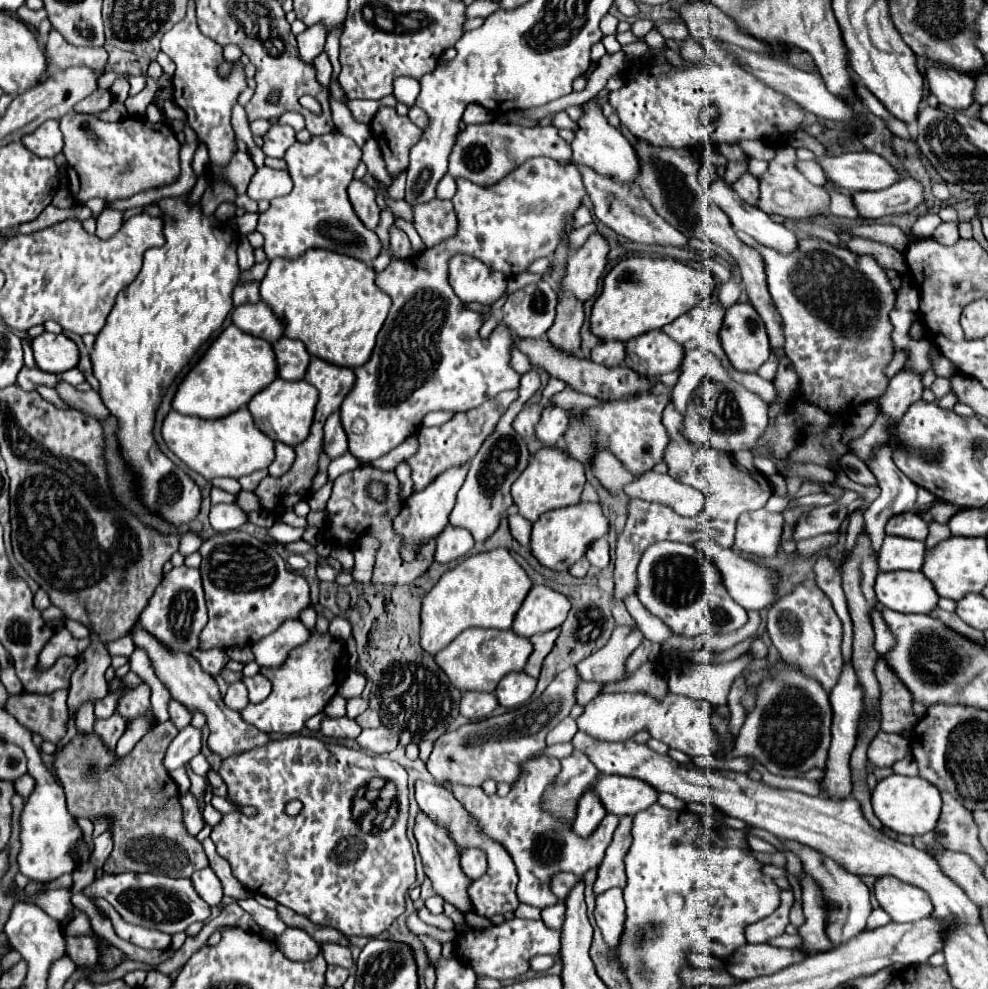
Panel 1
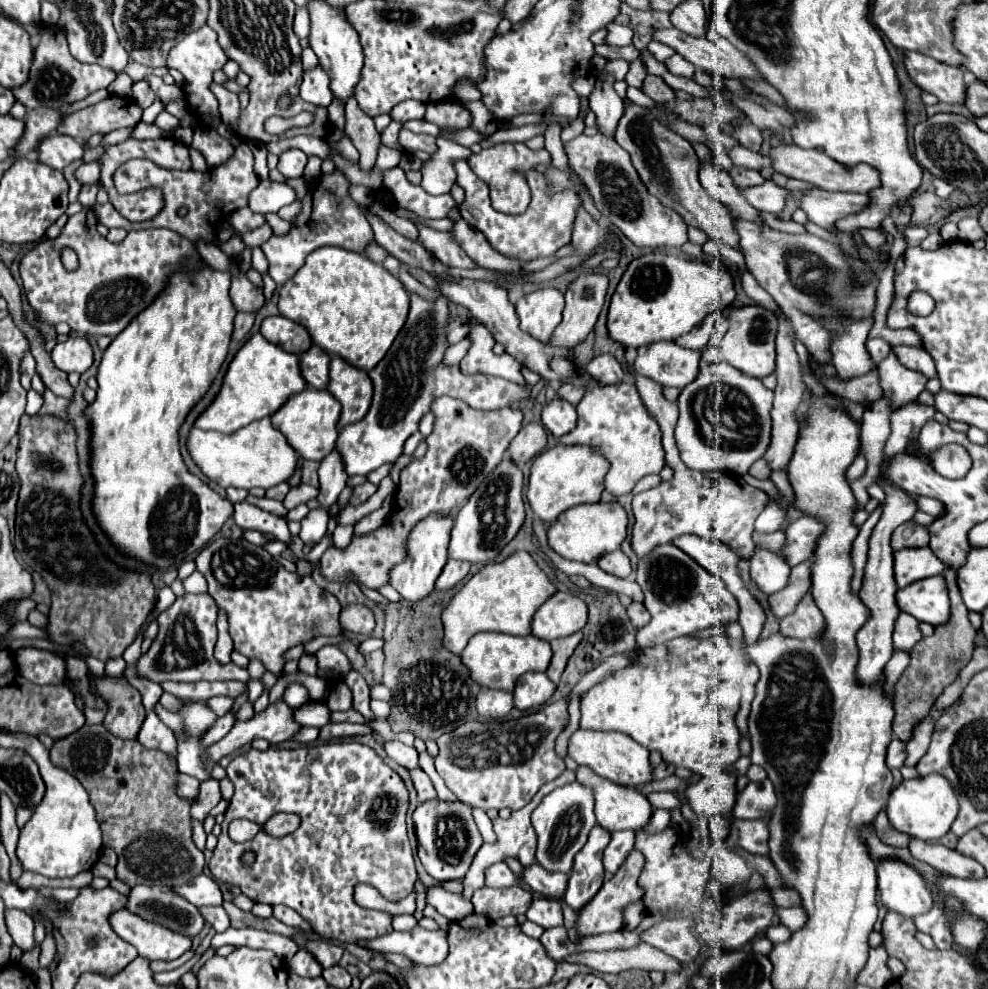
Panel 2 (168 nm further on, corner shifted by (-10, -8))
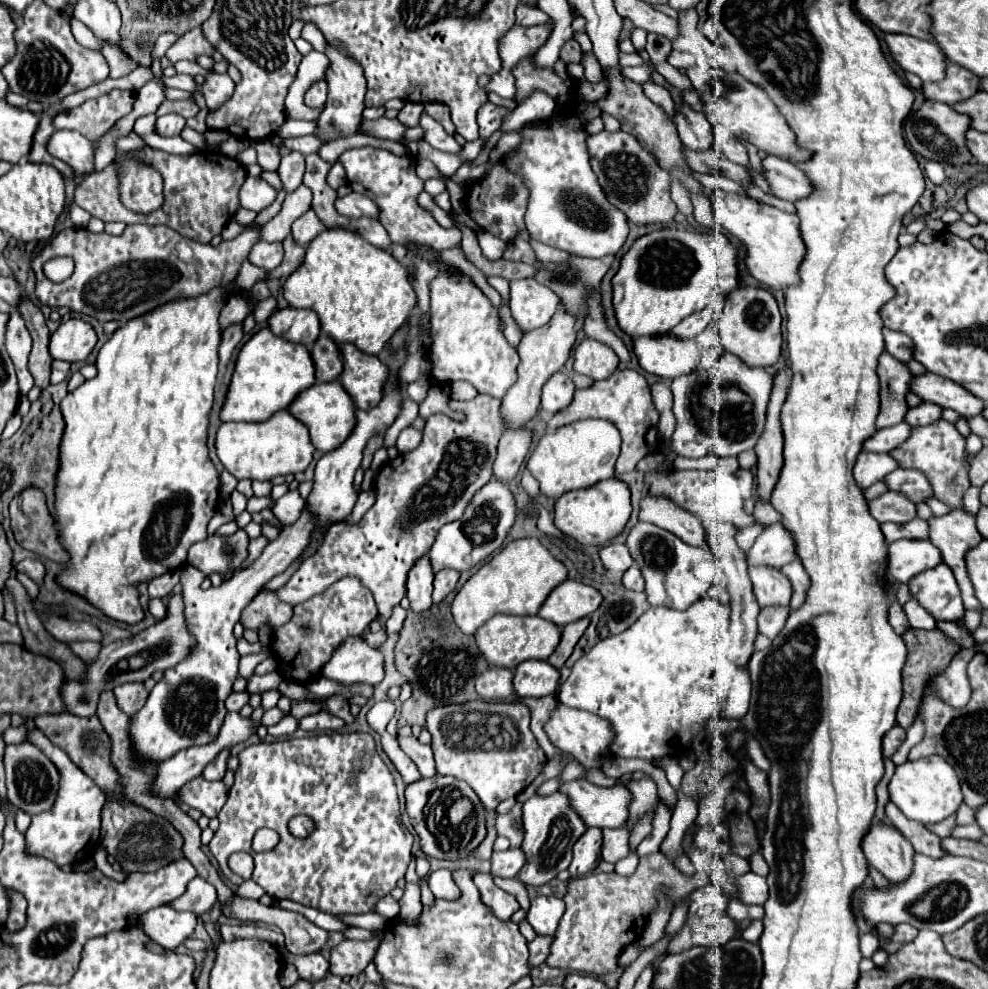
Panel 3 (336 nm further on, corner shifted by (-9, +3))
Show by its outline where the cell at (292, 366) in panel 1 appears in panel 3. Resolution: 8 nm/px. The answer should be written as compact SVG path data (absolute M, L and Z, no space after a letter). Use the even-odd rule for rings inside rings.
M321 334L317 338L317 342L313 344L311 358L313 358L313 364L315 364L317 382L331 382L343 370L339 344L333 338L329 338L327 334Z

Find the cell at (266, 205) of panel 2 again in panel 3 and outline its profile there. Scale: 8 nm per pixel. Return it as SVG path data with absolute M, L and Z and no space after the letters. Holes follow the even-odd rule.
M249 176L245 180L245 184L241 186L241 192L239 192L241 206L247 210L253 210L253 212L261 212L269 204L273 204L275 198L277 198L277 190L263 178L253 178L253 176Z

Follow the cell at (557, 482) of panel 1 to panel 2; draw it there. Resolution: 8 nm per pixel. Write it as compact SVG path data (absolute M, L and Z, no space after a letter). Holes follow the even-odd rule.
M556 445L544 449L532 463L528 477L528 501L536 517L542 521L554 521L566 509L580 503L598 503L604 491L604 477L608 473L608 459L600 451L586 445Z

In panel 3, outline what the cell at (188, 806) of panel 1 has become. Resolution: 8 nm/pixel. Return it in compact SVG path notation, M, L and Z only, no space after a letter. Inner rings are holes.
M223 750L211 764L205 766L203 770L203 778L205 780L221 780L225 776L225 764L227 764L227 758L229 758L229 750Z

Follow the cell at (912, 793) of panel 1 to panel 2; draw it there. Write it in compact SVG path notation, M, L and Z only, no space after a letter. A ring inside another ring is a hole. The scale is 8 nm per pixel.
M932 773L928 777L914 777L914 779L902 781L890 793L886 813L888 813L890 823L898 831L902 831L910 837L918 837L922 841L936 841L950 831L950 827L958 815L958 799L956 799L954 789L948 783L948 779L944 779L938 773Z

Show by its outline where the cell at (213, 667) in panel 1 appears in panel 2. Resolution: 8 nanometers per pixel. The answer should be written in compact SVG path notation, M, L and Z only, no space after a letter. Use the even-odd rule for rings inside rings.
M220 611L218 613L218 643L216 643L216 659L220 663L230 663L230 653L232 653L232 639L228 635L228 621L226 621L226 613Z

